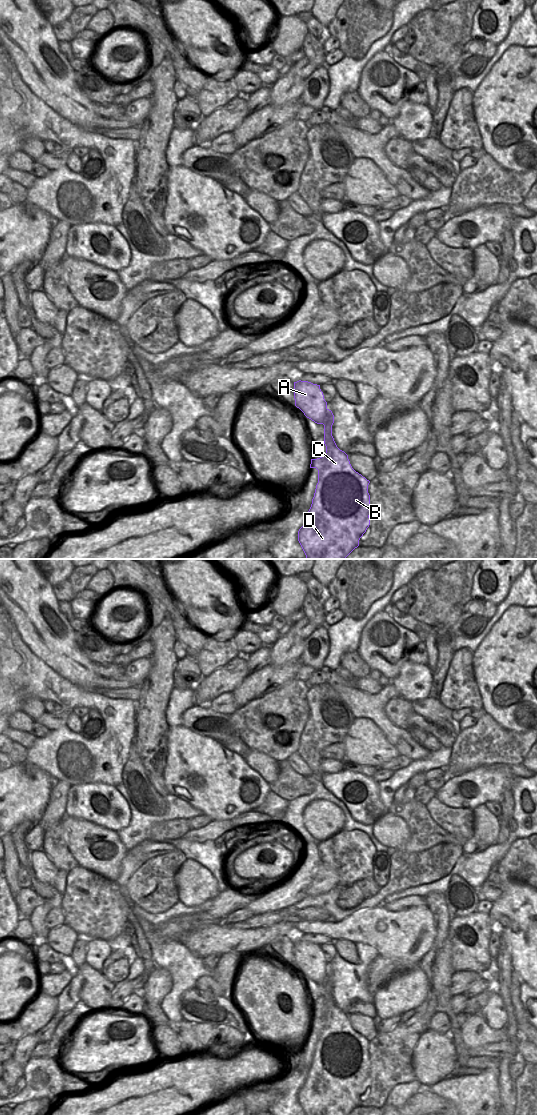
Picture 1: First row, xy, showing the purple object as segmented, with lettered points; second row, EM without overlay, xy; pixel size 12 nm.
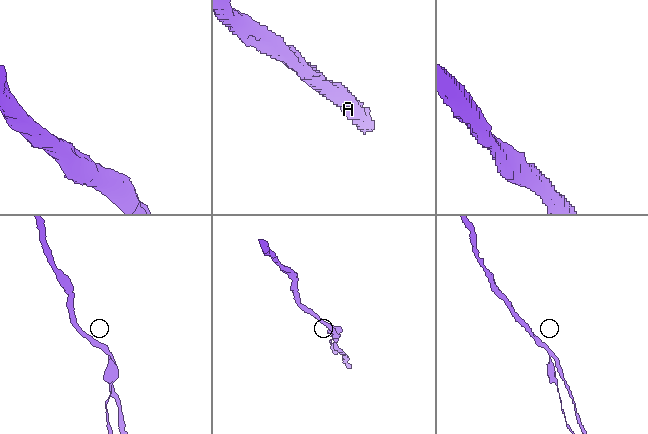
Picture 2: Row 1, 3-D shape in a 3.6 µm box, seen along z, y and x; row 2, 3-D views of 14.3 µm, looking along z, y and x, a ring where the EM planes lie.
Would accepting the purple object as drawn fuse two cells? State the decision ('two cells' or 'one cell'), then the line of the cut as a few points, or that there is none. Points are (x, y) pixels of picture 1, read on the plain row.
two cells; cut xy (326, 963), (326, 978), (323, 984)

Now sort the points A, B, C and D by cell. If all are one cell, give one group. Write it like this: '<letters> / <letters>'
A / B C D

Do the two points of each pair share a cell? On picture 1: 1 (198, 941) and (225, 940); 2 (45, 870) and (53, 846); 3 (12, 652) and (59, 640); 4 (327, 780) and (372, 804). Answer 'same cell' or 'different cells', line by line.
1: same cell
2: different cells
3: different cells
4: same cell

